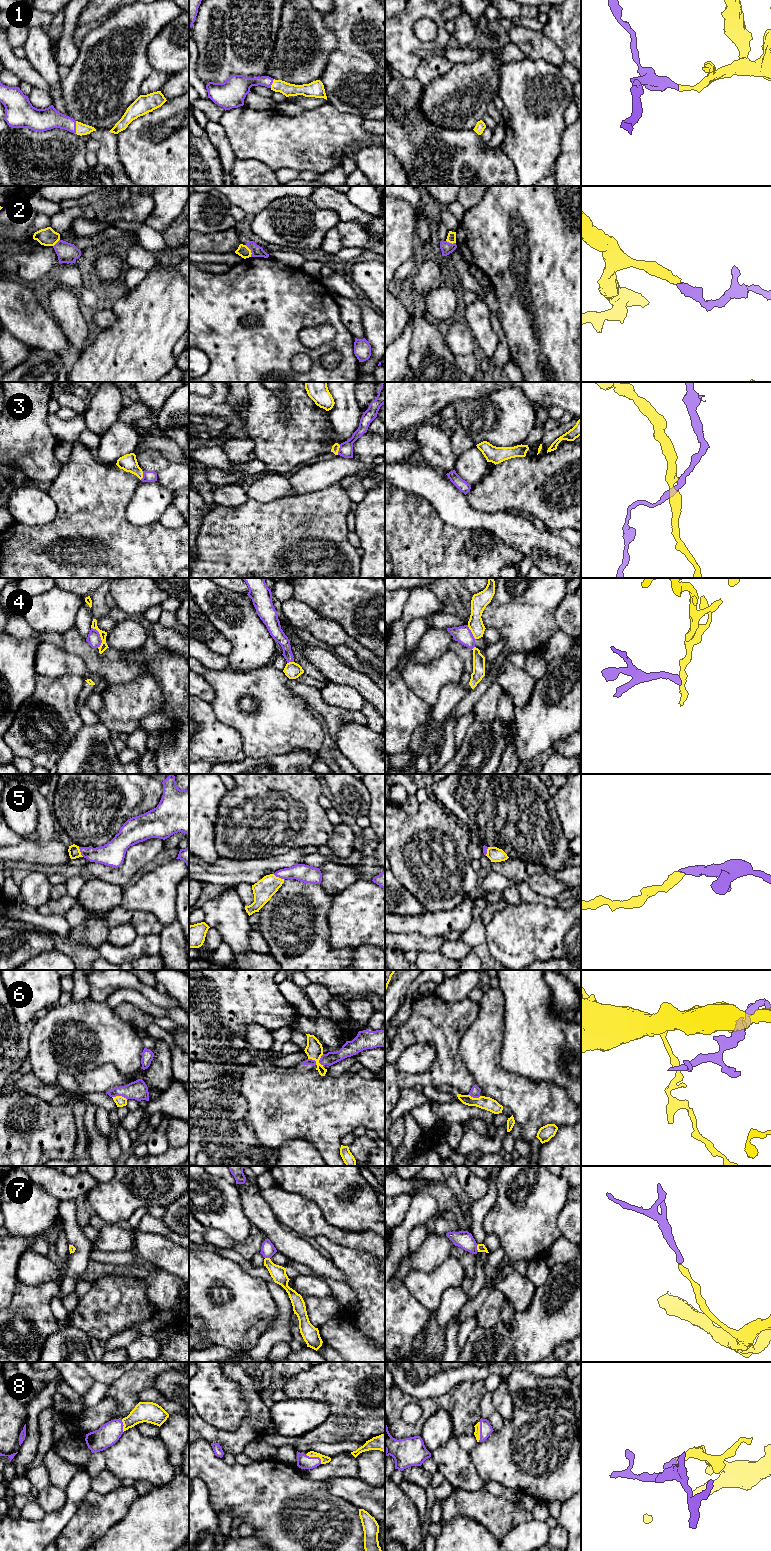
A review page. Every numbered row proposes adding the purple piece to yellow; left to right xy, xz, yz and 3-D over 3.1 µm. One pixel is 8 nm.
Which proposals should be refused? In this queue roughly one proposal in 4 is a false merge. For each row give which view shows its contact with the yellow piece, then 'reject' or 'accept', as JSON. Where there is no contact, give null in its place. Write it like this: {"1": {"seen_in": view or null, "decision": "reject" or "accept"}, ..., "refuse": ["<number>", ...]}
{"1": {"seen_in": "xy", "decision": "accept"}, "2": {"seen_in": "xz", "decision": "reject"}, "3": {"seen_in": "xz", "decision": "reject"}, "4": {"seen_in": "xy", "decision": "reject"}, "5": {"seen_in": "xz", "decision": "accept"}, "6": {"seen_in": "xy", "decision": "reject"}, "7": {"seen_in": "yz", "decision": "accept"}, "8": {"seen_in": "yz", "decision": "accept"}, "refuse": ["2", "3", "4", "6"]}

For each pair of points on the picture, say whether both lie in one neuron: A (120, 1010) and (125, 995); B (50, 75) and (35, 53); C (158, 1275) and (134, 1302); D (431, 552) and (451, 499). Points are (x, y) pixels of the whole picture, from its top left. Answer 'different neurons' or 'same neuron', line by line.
A: different neurons
B: same neuron
C: different neurons
D: different neurons

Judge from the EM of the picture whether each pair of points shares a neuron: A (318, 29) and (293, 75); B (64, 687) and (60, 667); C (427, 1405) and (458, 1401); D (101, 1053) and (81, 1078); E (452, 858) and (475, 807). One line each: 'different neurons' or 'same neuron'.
A: same neuron
B: different neurons
C: same neuron
D: different neurons
E: different neurons

